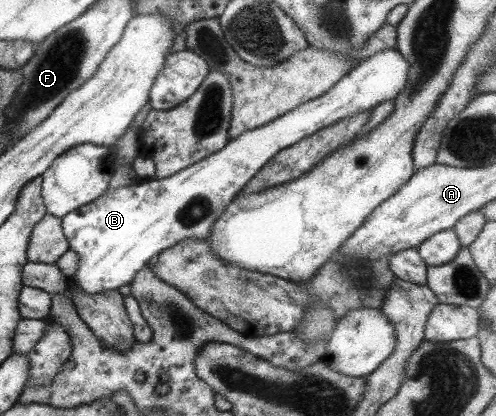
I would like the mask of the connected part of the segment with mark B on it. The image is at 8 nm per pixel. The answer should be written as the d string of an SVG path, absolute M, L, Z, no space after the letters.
M384 49L367 57L366 59L360 60L354 67L351 67L348 70L348 73L345 73L336 83L333 85L326 93L322 93L320 97L314 97L310 101L305 101L302 105L294 107L294 109L288 111L286 114L276 118L274 121L268 122L266 125L258 126L256 129L250 129L234 137L226 142L224 148L217 150L216 153L211 153L209 157L205 157L184 169L181 169L179 172L174 173L170 177L164 177L162 179L152 179L149 181L138 181L132 183L129 186L117 187L113 190L105 190L105 192L97 197L94 201L79 207L78 209L72 210L70 213L67 213L64 217L60 218L62 233L66 237L69 249L73 253L76 253L78 257L77 261L77 270L76 273L73 273L73 276L68 280L68 284L72 284L77 290L86 293L102 293L106 290L117 290L120 285L129 284L138 271L141 271L141 268L147 265L147 263L152 260L158 253L162 253L164 249L170 249L172 245L177 244L180 240L186 238L198 238L199 240L204 240L206 237L209 237L209 230L211 229L214 222L217 220L217 217L226 209L226 206L237 196L237 193L246 185L247 181L252 179L252 176L269 160L272 159L280 150L286 149L291 145L294 145L298 140L304 139L313 133L316 133L318 130L322 130L325 127L328 127L334 122L341 121L342 119L352 116L352 114L364 112L366 110L372 111L372 109L382 103L382 101L388 101L388 99L394 99L399 93L400 90L404 87L406 83L407 73L409 72L409 63L400 55L400 52L395 51L394 49Z

